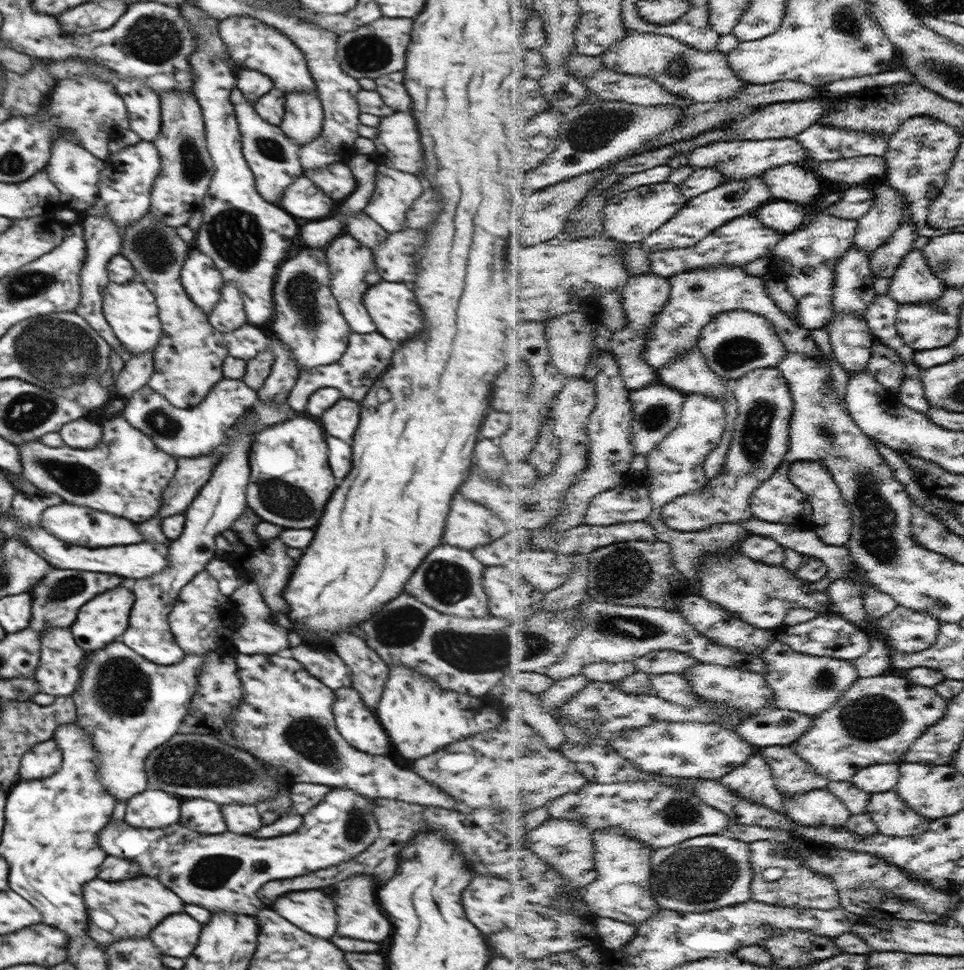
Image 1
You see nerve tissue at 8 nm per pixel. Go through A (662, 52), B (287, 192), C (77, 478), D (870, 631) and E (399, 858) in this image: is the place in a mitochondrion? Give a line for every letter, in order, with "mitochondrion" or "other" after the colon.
A: other
B: other
C: mitochondrion
D: other
E: other

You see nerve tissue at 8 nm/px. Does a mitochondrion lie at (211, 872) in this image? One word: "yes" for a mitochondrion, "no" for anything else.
yes

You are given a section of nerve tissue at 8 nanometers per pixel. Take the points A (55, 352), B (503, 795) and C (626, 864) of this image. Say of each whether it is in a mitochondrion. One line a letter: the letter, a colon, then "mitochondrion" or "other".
A: mitochondrion
B: other
C: other

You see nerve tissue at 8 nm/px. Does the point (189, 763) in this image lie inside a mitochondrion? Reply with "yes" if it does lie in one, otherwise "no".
yes

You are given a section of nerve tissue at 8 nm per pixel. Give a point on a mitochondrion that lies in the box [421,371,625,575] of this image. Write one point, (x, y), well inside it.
(528, 509)

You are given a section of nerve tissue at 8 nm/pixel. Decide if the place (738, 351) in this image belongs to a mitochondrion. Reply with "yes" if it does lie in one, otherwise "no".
yes

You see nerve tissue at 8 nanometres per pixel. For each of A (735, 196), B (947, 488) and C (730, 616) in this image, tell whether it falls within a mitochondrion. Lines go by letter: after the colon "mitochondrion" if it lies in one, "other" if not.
A: mitochondrion
B: other
C: other

